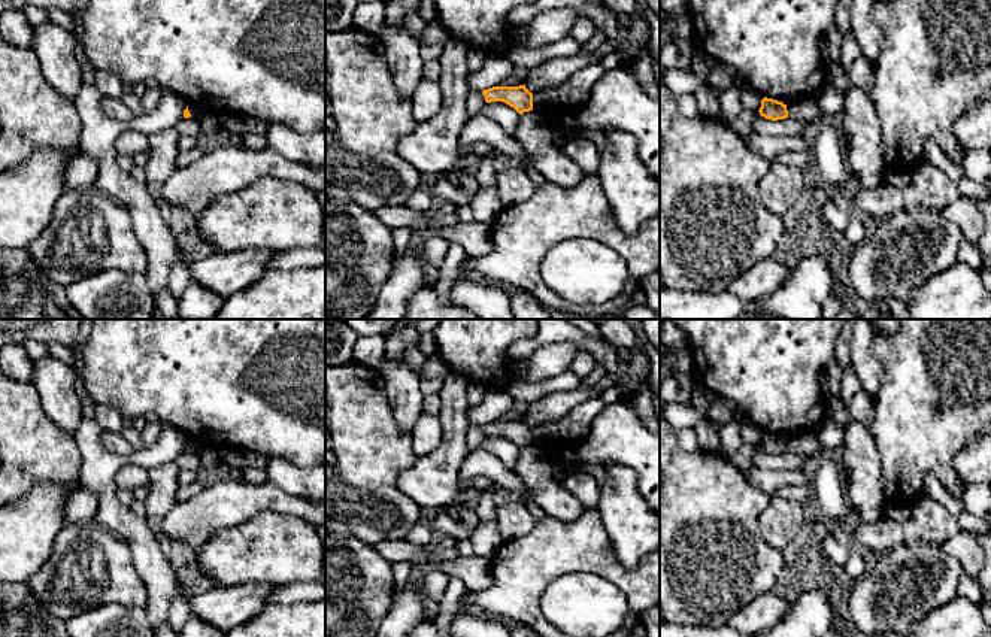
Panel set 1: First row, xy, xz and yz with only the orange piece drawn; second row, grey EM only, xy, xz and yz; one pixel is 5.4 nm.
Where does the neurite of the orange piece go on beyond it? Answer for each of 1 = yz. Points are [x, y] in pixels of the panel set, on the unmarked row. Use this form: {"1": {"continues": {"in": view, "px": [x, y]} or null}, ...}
{"1": {"continues": null}}

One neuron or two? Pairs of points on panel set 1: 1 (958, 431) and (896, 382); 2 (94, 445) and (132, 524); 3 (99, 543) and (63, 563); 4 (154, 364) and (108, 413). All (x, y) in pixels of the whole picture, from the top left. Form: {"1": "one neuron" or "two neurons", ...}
{"1": "one neuron", "2": "one neuron", "3": "one neuron", "4": "two neurons"}

